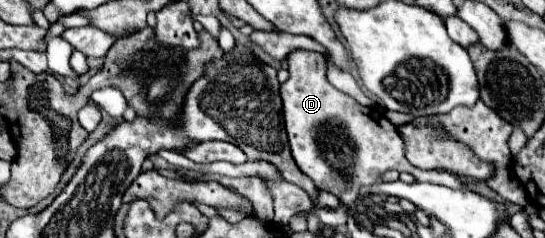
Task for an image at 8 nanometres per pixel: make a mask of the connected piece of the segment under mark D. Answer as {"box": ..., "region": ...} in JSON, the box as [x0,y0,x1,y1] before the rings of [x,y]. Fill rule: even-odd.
{"box":[281,51,463,207],"region":[[[291,51],[287,55],[289,79],[281,85],[283,119],[289,145],[299,169],[313,179],[321,191],[329,191],[347,207],[355,203],[361,187],[379,183],[389,169],[411,173],[417,181],[461,189],[463,183],[449,171],[423,171],[413,167],[405,157],[405,143],[397,127],[379,111],[363,107],[353,97],[335,89],[327,77],[327,61],[315,51]]]}

